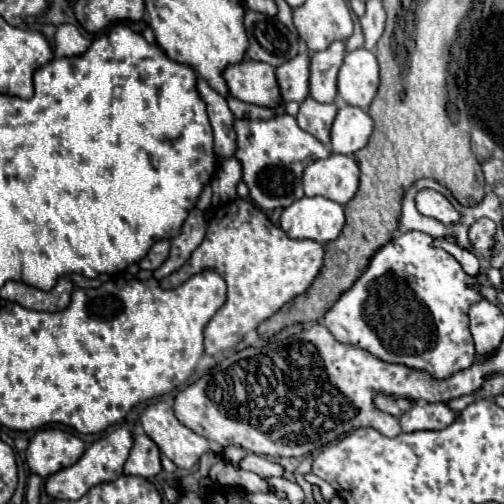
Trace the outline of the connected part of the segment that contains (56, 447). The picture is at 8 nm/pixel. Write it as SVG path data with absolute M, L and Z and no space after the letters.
M49 427L35 433L27 447L27 463L31 473L47 479L49 475L73 465L85 447L71 431Z

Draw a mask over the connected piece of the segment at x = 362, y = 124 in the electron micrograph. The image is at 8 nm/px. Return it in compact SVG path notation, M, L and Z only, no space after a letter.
M345 105L337 111L331 127L331 151L341 155L353 155L367 145L371 131L373 121L363 109Z

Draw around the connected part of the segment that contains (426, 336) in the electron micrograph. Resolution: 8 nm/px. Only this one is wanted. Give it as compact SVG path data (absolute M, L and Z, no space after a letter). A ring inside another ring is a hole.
M419 231L409 233L393 233L393 239L375 251L371 257L367 269L361 273L361 277L353 283L351 289L347 289L335 305L325 313L323 325L343 343L357 345L371 355L389 361L389 363L403 363L407 367L425 369L433 373L439 379L447 379L449 375L469 367L475 359L475 345L469 331L469 307L481 299L481 295L469 285L473 283L485 283L487 277L481 269L481 277L469 277L457 259L449 255L443 249L431 247L431 237L423 235ZM407 277L413 277L409 283Z

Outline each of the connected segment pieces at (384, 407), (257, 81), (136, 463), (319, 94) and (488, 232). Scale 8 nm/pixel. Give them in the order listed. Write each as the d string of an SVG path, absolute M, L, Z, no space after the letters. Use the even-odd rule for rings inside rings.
M377 395L377 397L375 397L375 403L377 403L377 407L379 407L381 411L391 413L391 415L395 415L395 417L403 415L403 413L413 405L411 401L397 399L397 397L387 397L387 395Z
M243 59L223 69L223 79L229 93L245 103L273 107L279 103L279 87L275 79L275 67L263 61Z
M137 435L133 441L133 447L131 447L131 453L125 461L125 473L153 479L161 471L163 471L163 465L161 465L159 447L147 435Z
M333 41L325 51L311 53L309 95L319 103L333 103L337 97L337 71L345 57L345 45Z
M481 219L471 227L469 235L471 241L475 241L473 251L479 255L479 259L489 259L489 251L493 247L493 233L495 233L495 223L491 219Z

